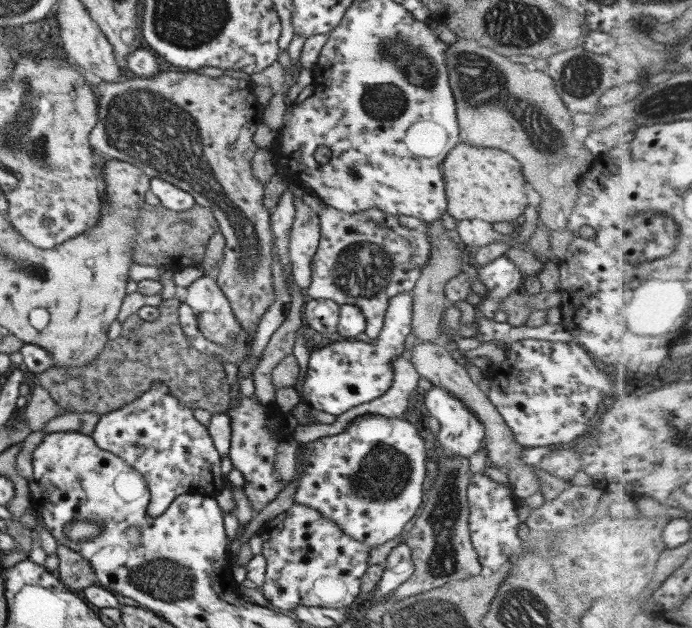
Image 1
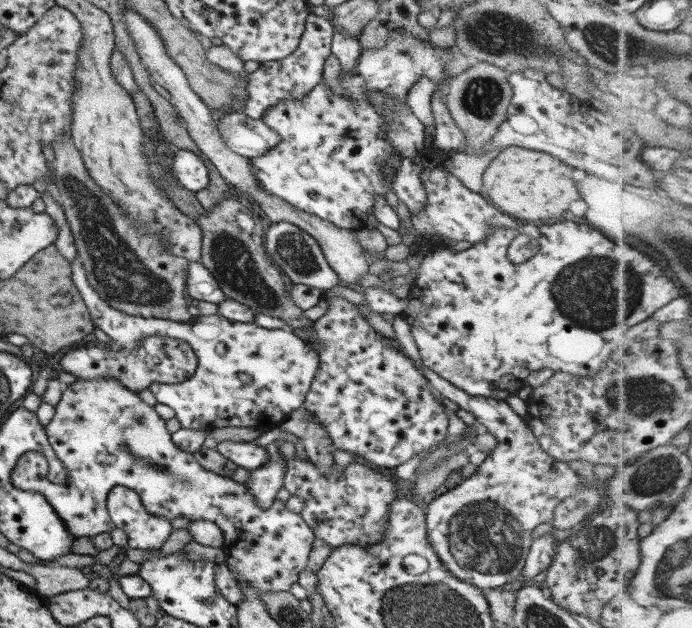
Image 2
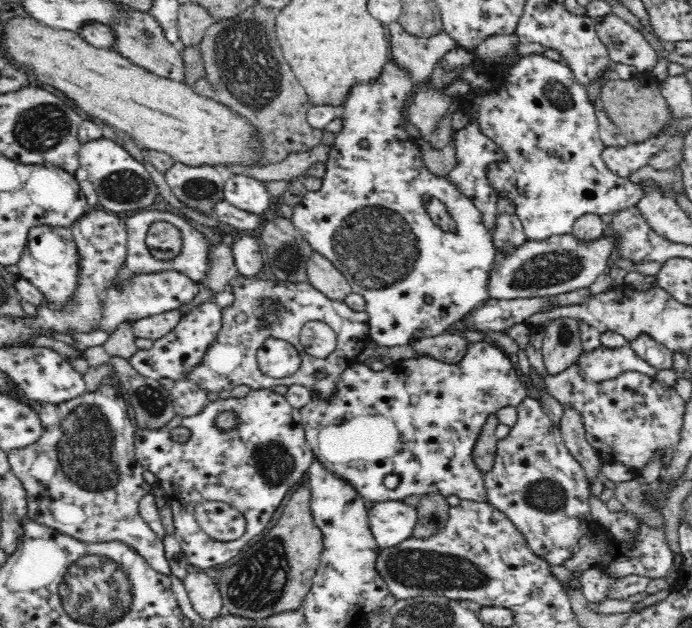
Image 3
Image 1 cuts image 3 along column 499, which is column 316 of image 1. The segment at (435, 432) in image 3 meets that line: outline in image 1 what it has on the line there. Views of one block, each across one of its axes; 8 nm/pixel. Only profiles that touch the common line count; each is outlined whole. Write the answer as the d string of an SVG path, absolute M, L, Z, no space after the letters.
M402 292L394 298L390 298L386 316L384 316L383 327L378 338L372 343L367 343L356 339L329 338L321 346L314 348L308 359L308 369L306 377L299 380L297 386L300 396L306 402L316 408L318 411L326 412L337 417L343 415L351 408L360 404L376 400L382 396L394 382L394 358L406 355L404 342L406 336L410 334L412 328L412 294L411 292Z

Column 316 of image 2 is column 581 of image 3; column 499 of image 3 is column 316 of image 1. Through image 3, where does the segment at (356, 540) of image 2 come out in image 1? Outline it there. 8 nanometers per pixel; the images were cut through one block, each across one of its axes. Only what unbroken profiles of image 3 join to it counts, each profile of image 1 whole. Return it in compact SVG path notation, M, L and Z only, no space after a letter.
M366 414L366 416L358 416L356 420L350 422L350 426L340 432L340 434L334 434L334 436L326 436L313 442L304 443L301 452L301 466L296 468L296 478L299 478L298 489L296 490L296 497L294 503L304 504L308 507L315 508L317 512L320 512L327 520L332 520L338 524L343 532L360 541L370 548L376 548L380 544L384 544L387 540L394 538L402 534L403 528L408 524L408 521L412 520L417 511L420 510L424 503L423 482L426 476L426 442L420 436L418 426L414 421L406 420L405 418L386 418L382 414Z

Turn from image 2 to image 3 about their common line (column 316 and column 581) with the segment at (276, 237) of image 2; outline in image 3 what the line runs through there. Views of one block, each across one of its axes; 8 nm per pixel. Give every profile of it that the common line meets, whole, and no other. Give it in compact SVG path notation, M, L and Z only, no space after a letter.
M572 233L539 241L528 239L512 254L496 252L487 286L489 295L493 299L525 299L556 296L588 288L600 274L608 271L615 258L617 246L618 243L613 237L602 236L590 242L583 242Z

